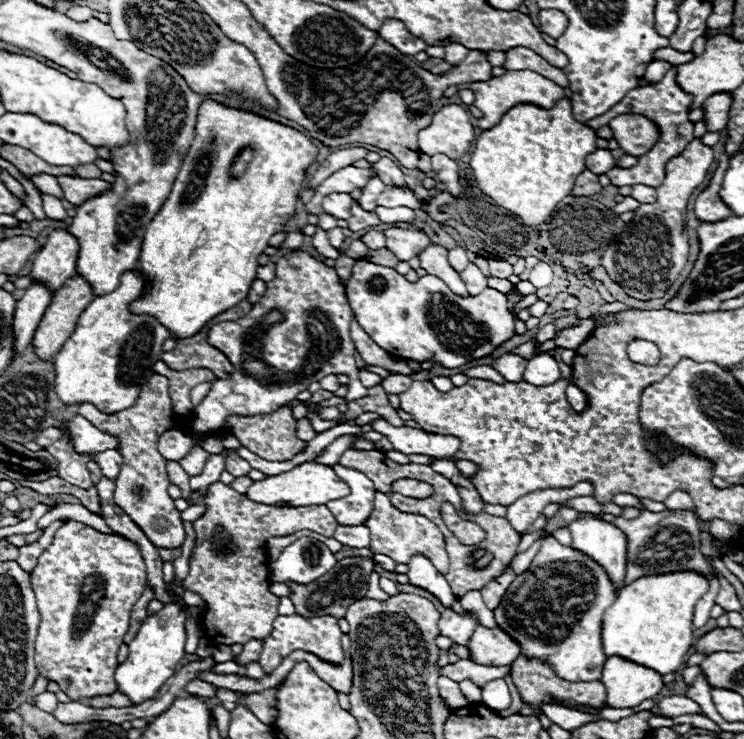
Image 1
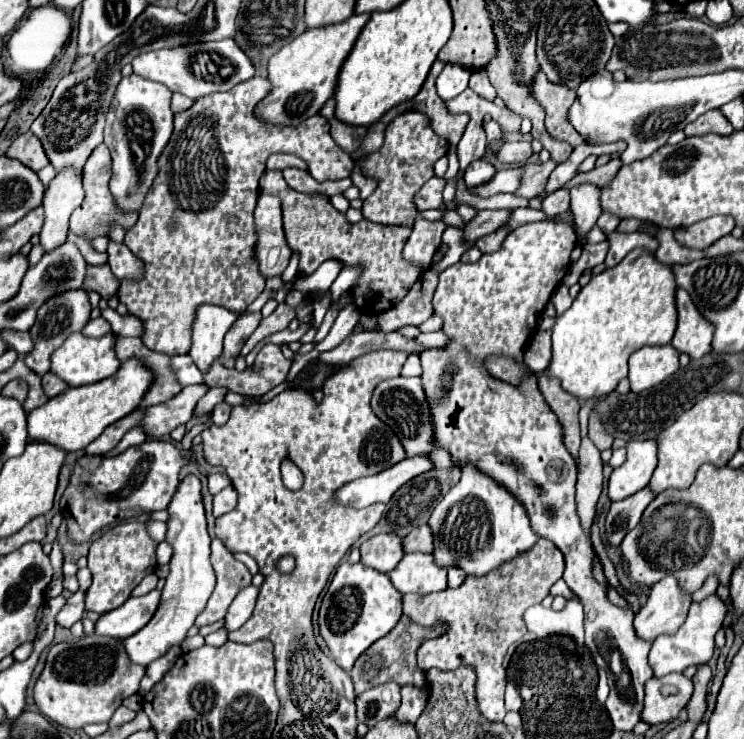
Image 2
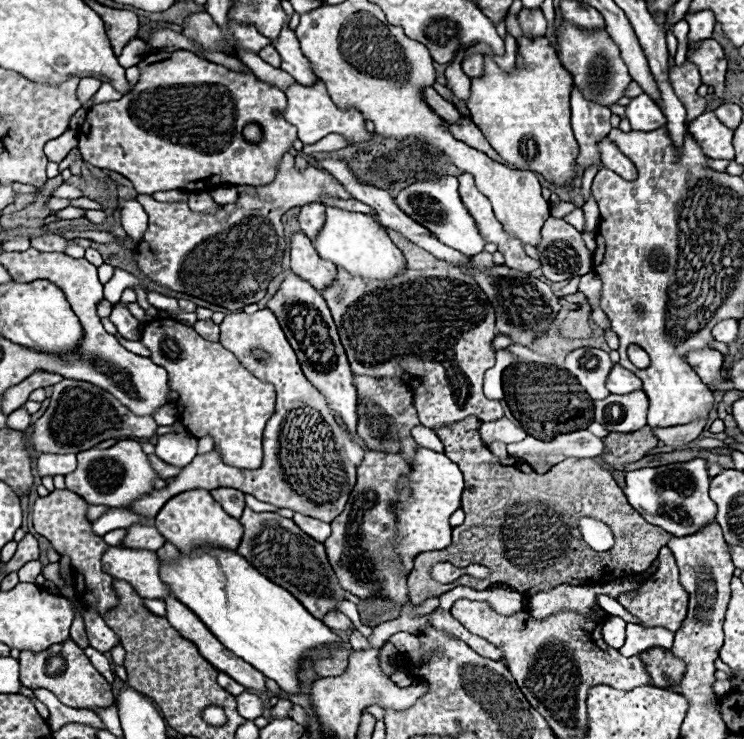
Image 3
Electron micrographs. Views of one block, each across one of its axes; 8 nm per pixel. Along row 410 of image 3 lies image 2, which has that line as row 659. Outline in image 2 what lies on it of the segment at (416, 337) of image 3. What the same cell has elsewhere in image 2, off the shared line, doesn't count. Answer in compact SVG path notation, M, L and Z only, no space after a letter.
M538 538L538 542L524 554L516 556L516 560L508 560L508 564L502 564L496 568L496 572L488 572L488 576L466 576L464 584L458 588L446 588L444 592L432 592L428 596L420 594L406 594L404 596L404 614L410 616L410 620L422 624L422 626L434 626L436 622L448 624L448 632L440 638L426 640L418 650L418 666L426 672L430 668L440 670L454 670L458 666L474 666L478 674L476 684L476 700L480 706L480 712L492 720L502 722L506 716L504 708L504 688L506 688L506 674L504 674L503 660L510 645L519 641L526 634L526 624L522 614L532 604L540 604L542 598L548 596L548 590L556 580L562 578L564 570L564 558L562 552L546 538Z

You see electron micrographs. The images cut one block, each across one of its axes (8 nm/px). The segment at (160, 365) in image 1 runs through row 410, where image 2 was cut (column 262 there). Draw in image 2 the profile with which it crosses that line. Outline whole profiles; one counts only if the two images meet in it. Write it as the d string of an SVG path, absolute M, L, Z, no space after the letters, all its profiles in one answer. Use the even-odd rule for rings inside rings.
M266 170L260 180L260 190L264 194L274 194L282 198L282 212L284 212L284 232L288 246L292 252L298 252L298 278L306 278L316 272L316 268L326 260L336 260L342 266L362 266L362 274L358 276L356 284L350 288L352 304L360 312L368 314L382 314L388 308L396 306L418 280L422 268L414 262L404 260L402 248L412 234L412 228L404 226L382 226L370 220L360 220L358 224L350 224L344 220L344 214L334 210L324 196L306 196L288 188L282 172ZM358 290L368 290L364 296L366 304L358 304Z

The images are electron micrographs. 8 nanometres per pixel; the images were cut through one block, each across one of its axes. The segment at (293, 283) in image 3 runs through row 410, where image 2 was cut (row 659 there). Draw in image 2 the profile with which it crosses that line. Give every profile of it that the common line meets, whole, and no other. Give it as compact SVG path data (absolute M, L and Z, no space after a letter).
M342 562L330 582L330 588L322 600L320 606L320 616L318 616L318 626L320 626L320 634L328 646L330 658L342 666L344 670L352 670L352 664L356 662L356 658L378 638L386 636L400 620L402 616L402 594L392 586L388 574L376 572L374 568L368 568L366 564L358 562L358 564L350 564L350 562Z

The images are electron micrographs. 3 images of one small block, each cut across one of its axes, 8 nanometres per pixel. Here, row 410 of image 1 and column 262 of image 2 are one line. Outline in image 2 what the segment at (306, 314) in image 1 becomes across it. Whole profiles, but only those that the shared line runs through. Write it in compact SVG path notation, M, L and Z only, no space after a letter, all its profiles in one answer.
M260 194L254 210L254 222L258 232L256 258L260 262L260 272L264 274L264 278L280 276L292 256L292 250L288 248L282 230L280 198Z

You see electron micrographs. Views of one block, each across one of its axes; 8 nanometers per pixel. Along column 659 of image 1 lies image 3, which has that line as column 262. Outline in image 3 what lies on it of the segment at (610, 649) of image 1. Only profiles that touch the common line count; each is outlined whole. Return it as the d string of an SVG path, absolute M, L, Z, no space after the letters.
M198 548L192 556L182 554L176 564L162 562L162 580L168 582L172 596L196 612L230 652L252 664L288 694L300 694L300 670L310 650L342 644L340 636L308 614L290 592L260 576L236 552Z

